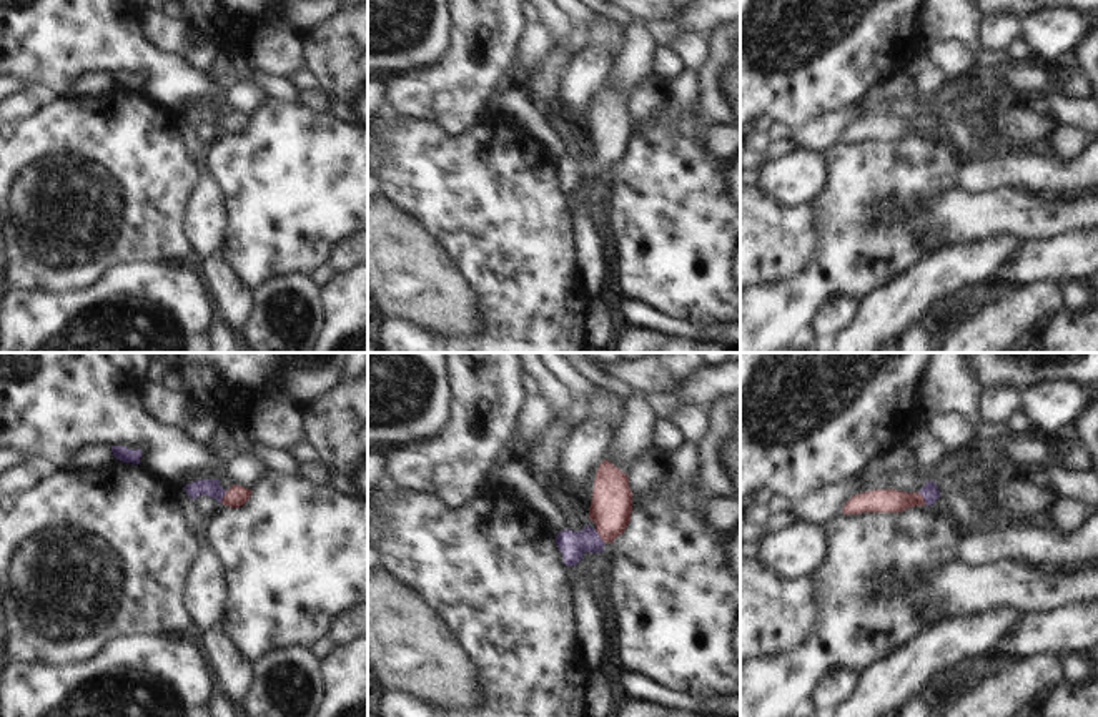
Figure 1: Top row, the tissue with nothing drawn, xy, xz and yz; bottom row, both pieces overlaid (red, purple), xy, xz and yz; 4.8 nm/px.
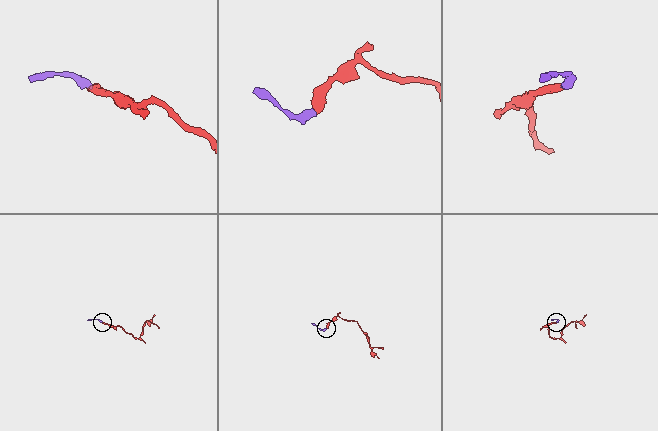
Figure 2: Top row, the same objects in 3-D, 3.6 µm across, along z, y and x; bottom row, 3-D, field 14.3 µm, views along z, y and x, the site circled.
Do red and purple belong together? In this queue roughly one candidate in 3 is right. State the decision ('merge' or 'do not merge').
merge

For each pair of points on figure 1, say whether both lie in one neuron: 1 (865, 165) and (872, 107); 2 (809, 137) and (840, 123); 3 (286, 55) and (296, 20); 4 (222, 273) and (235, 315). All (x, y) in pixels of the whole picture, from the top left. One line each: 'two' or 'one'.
1: two
2: one
3: one
4: one

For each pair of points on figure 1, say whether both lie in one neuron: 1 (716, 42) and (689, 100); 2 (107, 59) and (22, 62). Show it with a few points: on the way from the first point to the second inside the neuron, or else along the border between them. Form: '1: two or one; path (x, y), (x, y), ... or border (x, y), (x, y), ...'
1: two; border (699, 72), (699, 98), (692, 110)
2: one; path (85, 59), (44, 62)

